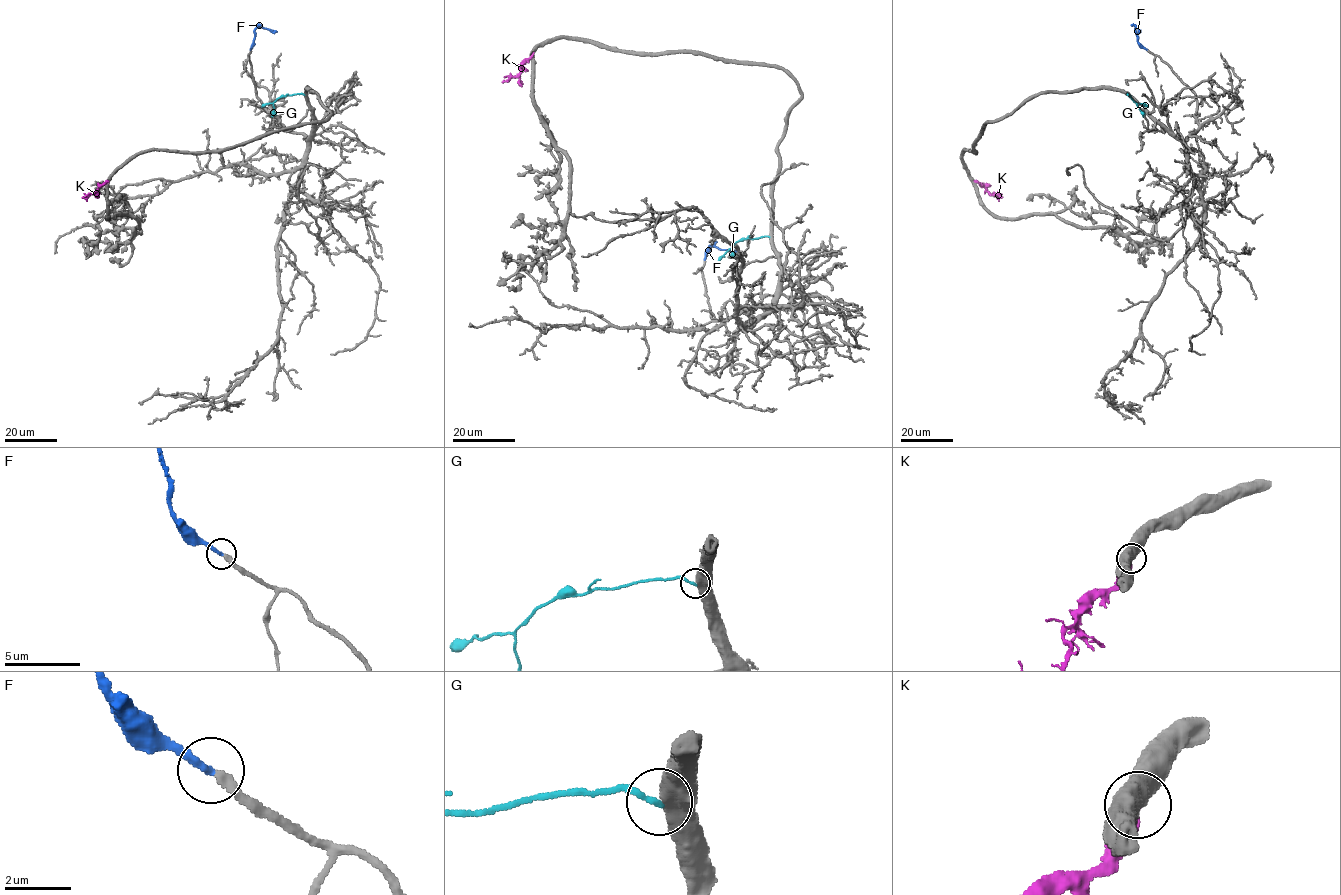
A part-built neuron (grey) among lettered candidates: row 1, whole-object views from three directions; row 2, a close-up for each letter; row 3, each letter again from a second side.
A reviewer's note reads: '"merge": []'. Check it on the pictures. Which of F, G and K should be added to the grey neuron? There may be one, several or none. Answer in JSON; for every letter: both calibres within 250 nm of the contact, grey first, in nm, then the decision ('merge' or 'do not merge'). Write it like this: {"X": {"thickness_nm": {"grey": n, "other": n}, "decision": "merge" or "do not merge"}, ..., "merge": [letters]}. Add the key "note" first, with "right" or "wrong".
{"note": "wrong", "F": {"thickness_nm": {"grey": 280, "other": 240}, "decision": "merge"}, "G": {"thickness_nm": {"grey": 550, "other": 160}, "decision": "do not merge"}, "K": {"thickness_nm": {"grey": 550, "other": 340}, "decision": "do not merge"}, "merge": ["F"]}

